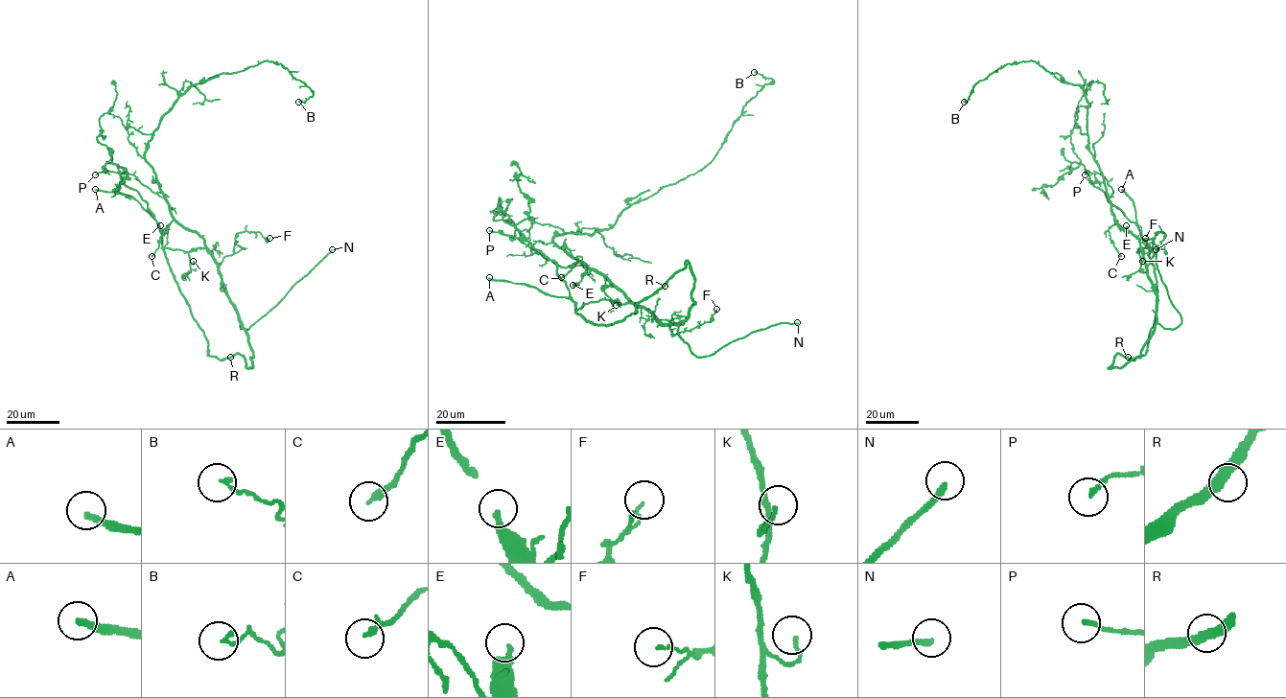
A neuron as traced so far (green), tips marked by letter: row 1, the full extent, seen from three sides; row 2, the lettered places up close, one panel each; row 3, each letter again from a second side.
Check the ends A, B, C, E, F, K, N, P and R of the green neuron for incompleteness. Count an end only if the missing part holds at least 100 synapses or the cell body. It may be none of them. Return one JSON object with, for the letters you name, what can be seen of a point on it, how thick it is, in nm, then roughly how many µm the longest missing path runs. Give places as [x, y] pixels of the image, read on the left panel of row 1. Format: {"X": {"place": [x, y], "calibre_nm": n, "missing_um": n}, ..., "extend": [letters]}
{"A": {"place": [95, 189], "calibre_nm": 240, "missing_um": 250}, "N": {"place": [332, 249], "calibre_nm": 220, "missing_um": 40}, "extend": ["A", "N"]}

